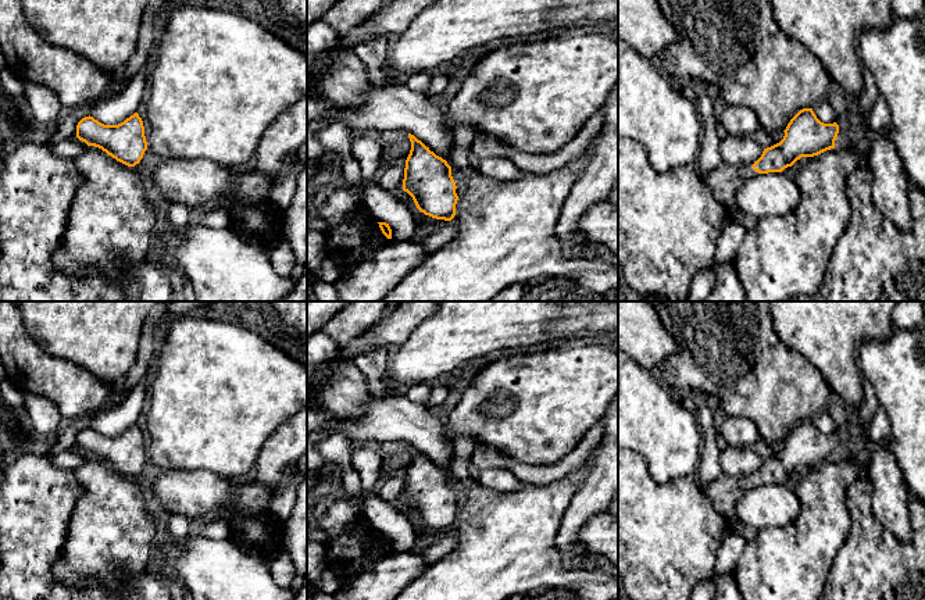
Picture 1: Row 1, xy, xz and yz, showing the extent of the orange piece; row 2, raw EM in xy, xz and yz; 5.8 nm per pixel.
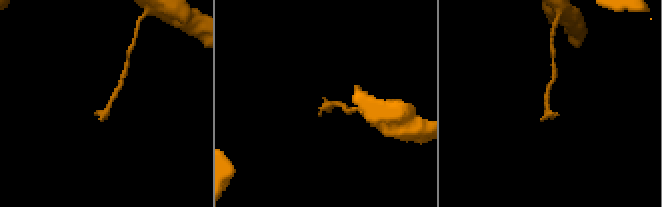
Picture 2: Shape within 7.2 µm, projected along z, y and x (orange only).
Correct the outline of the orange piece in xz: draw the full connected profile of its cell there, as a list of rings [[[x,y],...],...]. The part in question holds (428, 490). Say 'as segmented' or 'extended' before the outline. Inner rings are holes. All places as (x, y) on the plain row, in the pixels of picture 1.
as segmented | [[[408,444],[408,449],[411,461],[406,471],[403,501],[425,526],[451,532],[458,511],[451,478],[414,446]]]

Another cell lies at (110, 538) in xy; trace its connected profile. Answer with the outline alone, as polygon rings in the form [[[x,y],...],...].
[[[89,457],[74,469],[83,493],[68,522],[67,540],[53,565],[53,574],[69,588],[83,588],[89,582],[121,590],[126,583],[149,571],[153,557],[156,526],[146,508],[140,486],[99,458]]]

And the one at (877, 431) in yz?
[[[879,407],[878,412],[874,415],[872,421],[864,431],[864,446],[869,457],[875,453],[876,446],[888,436],[890,431],[889,417],[886,411]]]

